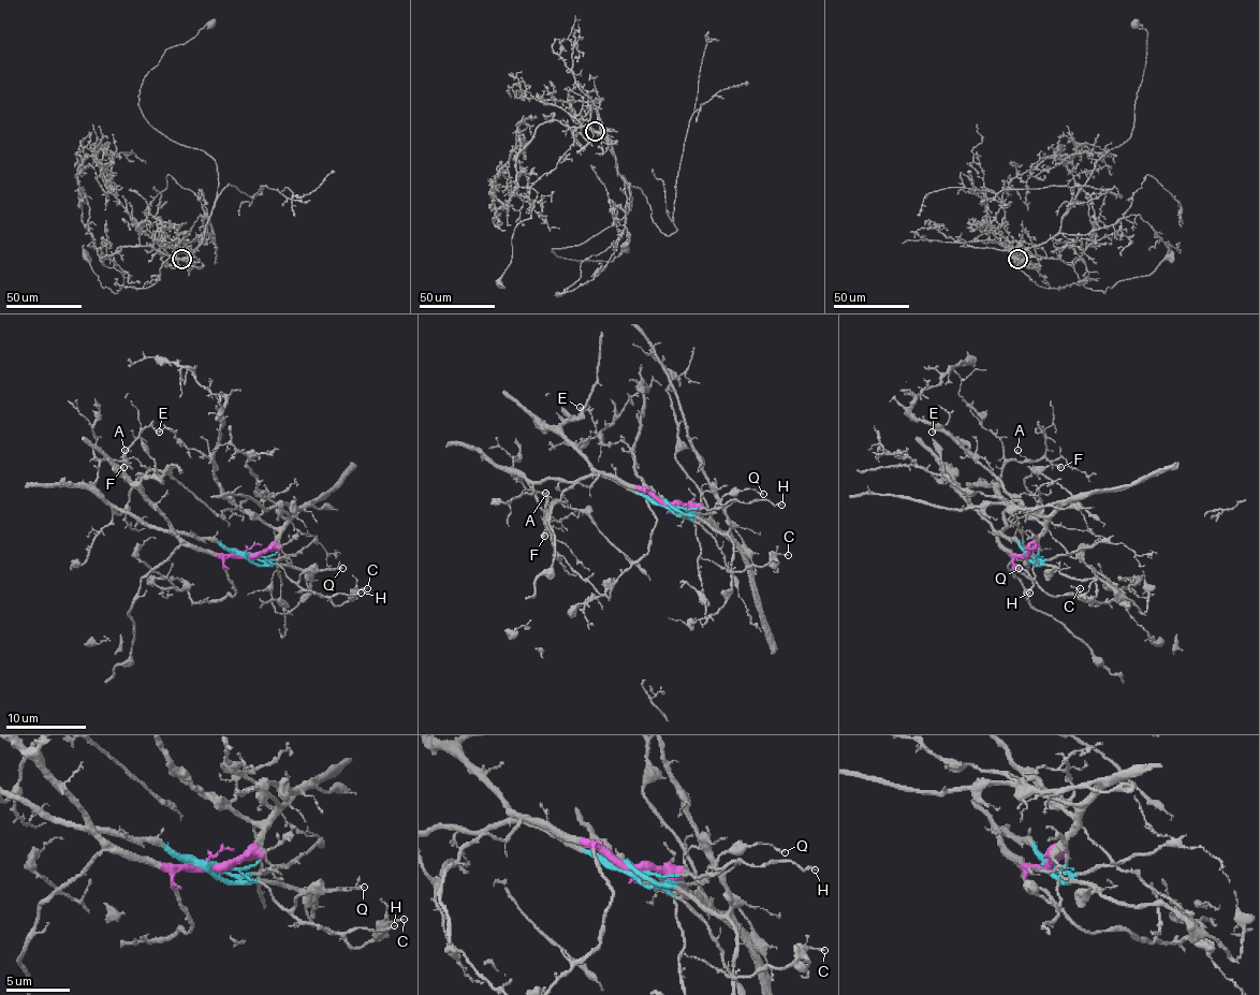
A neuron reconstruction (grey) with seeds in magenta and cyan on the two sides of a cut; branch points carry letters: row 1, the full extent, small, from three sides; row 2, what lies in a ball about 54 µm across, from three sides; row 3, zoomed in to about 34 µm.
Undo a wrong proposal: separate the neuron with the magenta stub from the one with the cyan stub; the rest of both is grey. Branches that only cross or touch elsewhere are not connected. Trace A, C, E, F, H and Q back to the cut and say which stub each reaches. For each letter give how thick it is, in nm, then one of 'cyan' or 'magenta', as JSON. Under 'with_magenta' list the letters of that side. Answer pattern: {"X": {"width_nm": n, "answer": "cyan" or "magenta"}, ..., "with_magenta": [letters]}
{"A": {"width_nm": 120, "answer": "cyan"}, "C": {"width_nm": 140, "answer": "cyan"}, "E": {"width_nm": 150, "answer": "magenta"}, "F": {"width_nm": 140, "answer": "cyan"}, "H": {"width_nm": 150, "answer": "cyan"}, "Q": {"width_nm": 150, "answer": "cyan"}, "with_magenta": ["E"]}

